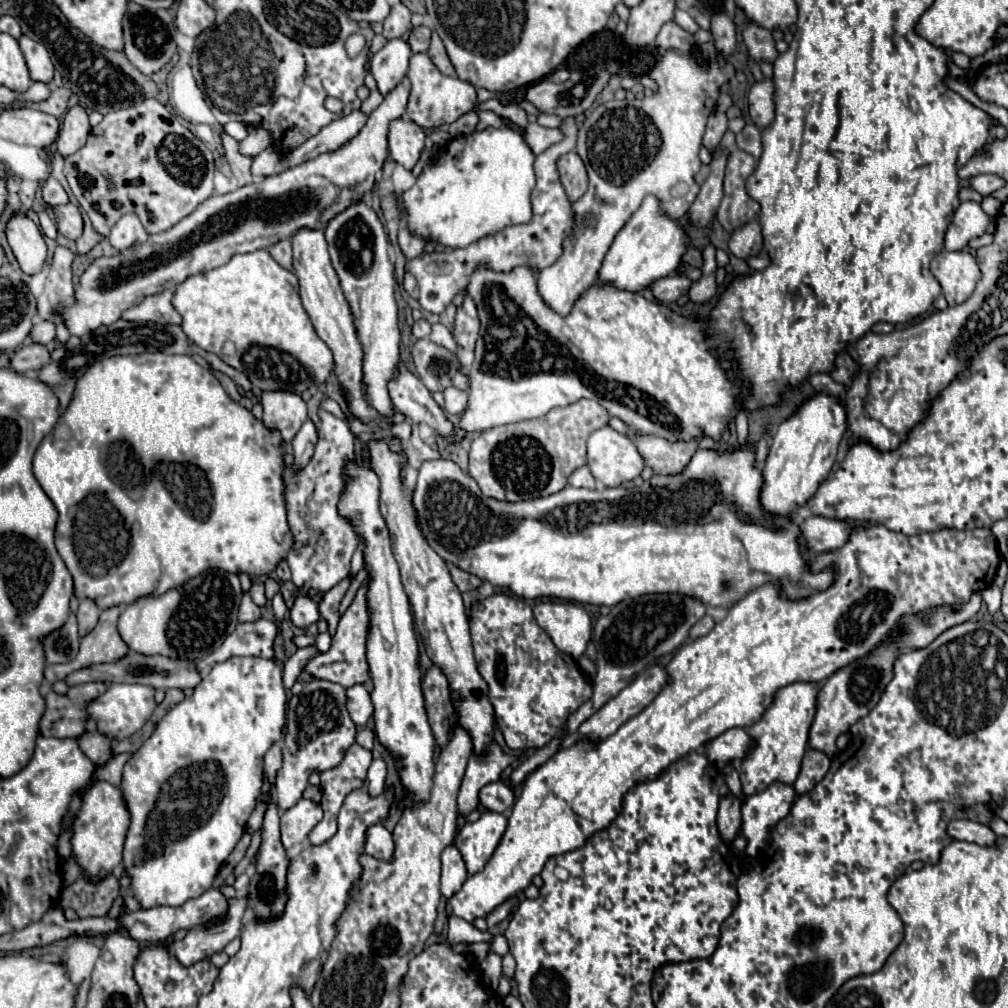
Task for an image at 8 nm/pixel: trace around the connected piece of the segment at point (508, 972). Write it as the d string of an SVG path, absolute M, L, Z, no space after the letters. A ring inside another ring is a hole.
M506 954L506 956L502 958L502 970L504 970L504 976L510 980L510 984L512 984L512 986L516 986L516 980L514 980L516 962L514 962L514 958L512 958L510 954Z

